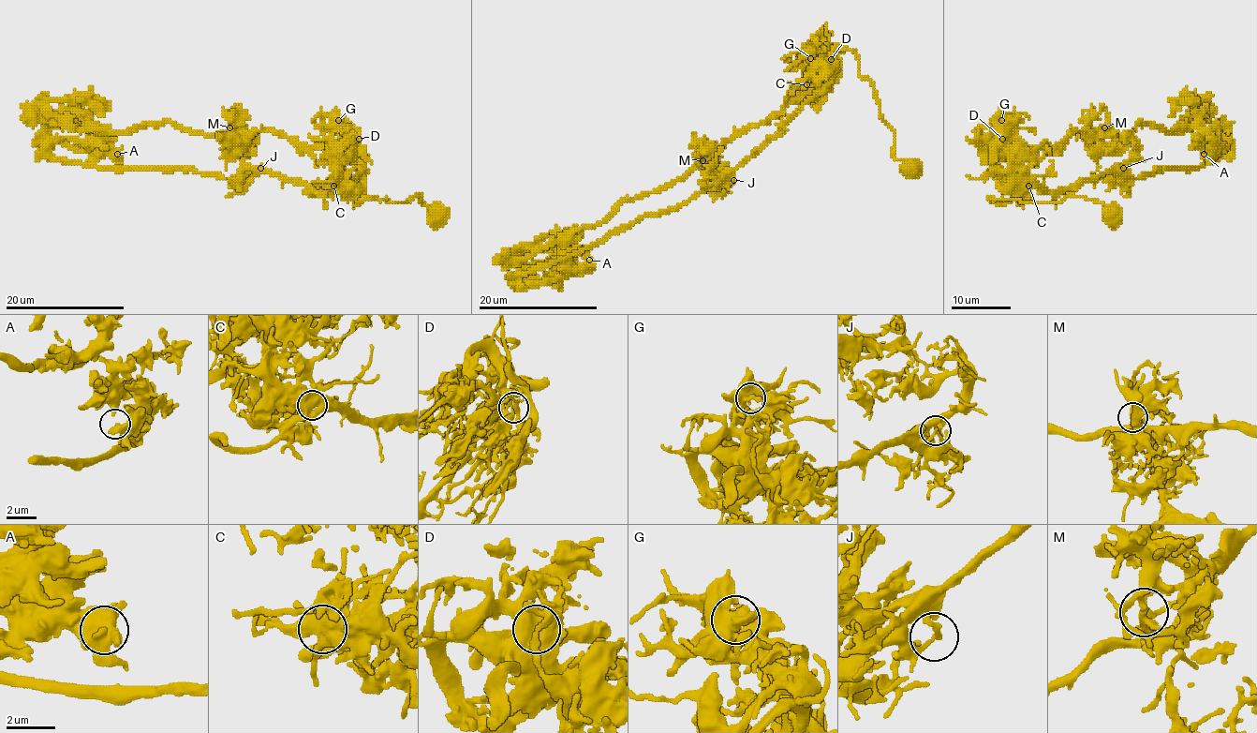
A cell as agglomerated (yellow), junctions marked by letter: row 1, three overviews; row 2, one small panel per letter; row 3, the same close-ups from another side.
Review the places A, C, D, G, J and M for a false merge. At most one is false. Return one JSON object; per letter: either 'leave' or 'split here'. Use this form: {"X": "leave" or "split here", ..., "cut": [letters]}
{"A": "leave", "C": "leave", "D": "split here", "G": "leave", "J": "leave", "M": "leave", "cut": ["D"]}

